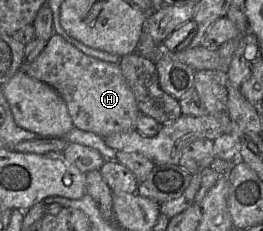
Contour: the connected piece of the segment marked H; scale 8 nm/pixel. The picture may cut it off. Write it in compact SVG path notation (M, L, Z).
M54 33L37 58L20 70L53 87L65 101L75 127L101 137L136 130L141 114L120 65L88 56Z

